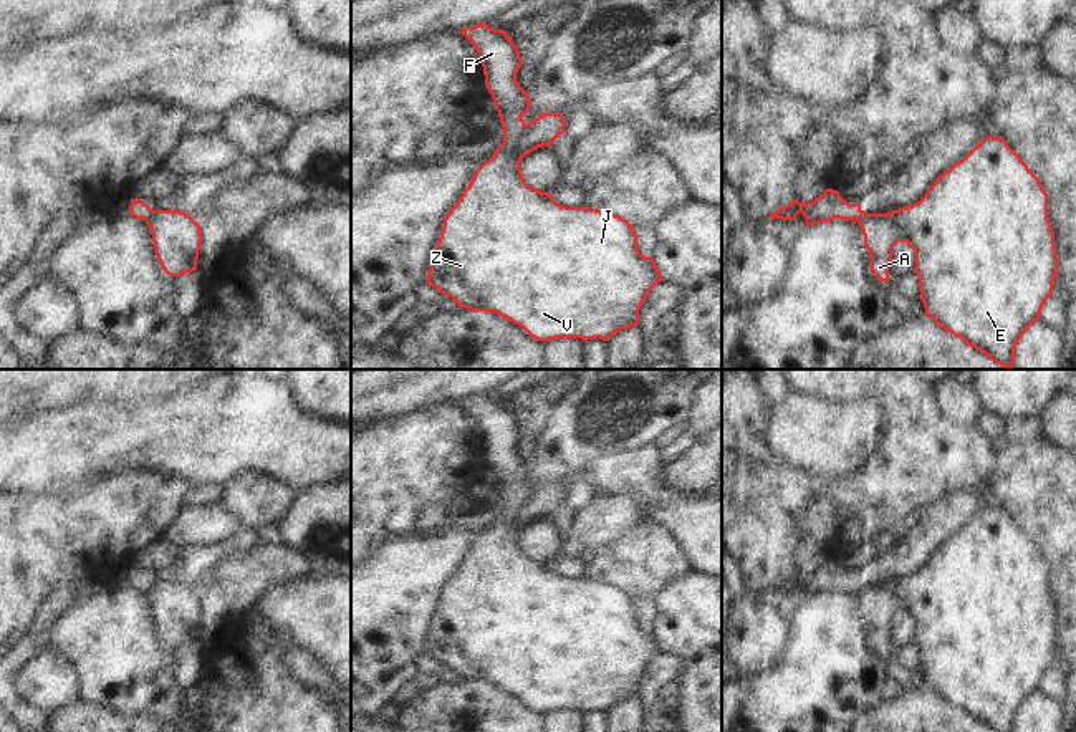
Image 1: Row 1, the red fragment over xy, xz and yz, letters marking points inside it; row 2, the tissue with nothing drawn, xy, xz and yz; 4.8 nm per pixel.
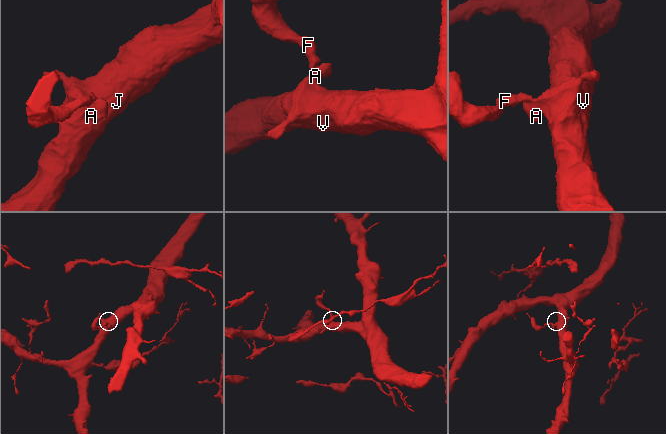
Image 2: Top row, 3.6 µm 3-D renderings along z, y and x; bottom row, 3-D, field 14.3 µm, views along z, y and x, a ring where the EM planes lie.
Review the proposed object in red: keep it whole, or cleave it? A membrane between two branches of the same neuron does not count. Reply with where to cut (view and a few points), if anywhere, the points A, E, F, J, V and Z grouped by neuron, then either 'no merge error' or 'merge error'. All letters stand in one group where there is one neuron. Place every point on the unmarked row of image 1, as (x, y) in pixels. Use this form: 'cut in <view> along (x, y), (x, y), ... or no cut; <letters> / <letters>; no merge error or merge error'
cut in xz along (525, 496), (512, 512), (504, 514); A E J V Z / F; merge error

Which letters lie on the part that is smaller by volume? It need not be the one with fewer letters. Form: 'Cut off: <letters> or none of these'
Cut off: F

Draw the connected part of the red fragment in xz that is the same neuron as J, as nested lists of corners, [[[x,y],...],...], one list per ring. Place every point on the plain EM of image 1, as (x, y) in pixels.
[[[543,484],[516,505],[510,515],[502,513],[495,525],[473,545],[468,558],[444,590],[427,654],[450,667],[460,679],[495,682],[521,697],[538,712],[556,709],[599,709],[608,712],[614,704],[639,694],[639,681],[649,662],[664,653],[652,628],[639,623],[634,596],[626,590],[588,578],[566,578],[550,563],[528,556],[520,533],[538,518],[550,518],[564,505],[564,489],[560,484]]]

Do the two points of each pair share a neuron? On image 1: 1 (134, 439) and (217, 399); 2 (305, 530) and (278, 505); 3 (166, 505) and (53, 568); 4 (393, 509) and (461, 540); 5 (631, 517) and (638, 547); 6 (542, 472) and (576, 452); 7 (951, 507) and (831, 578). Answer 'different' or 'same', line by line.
1: same
2: different
3: same
4: different
5: different
6: same
7: same

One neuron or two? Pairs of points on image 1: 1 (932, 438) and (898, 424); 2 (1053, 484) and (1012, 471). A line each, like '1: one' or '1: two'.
1: one
2: one

